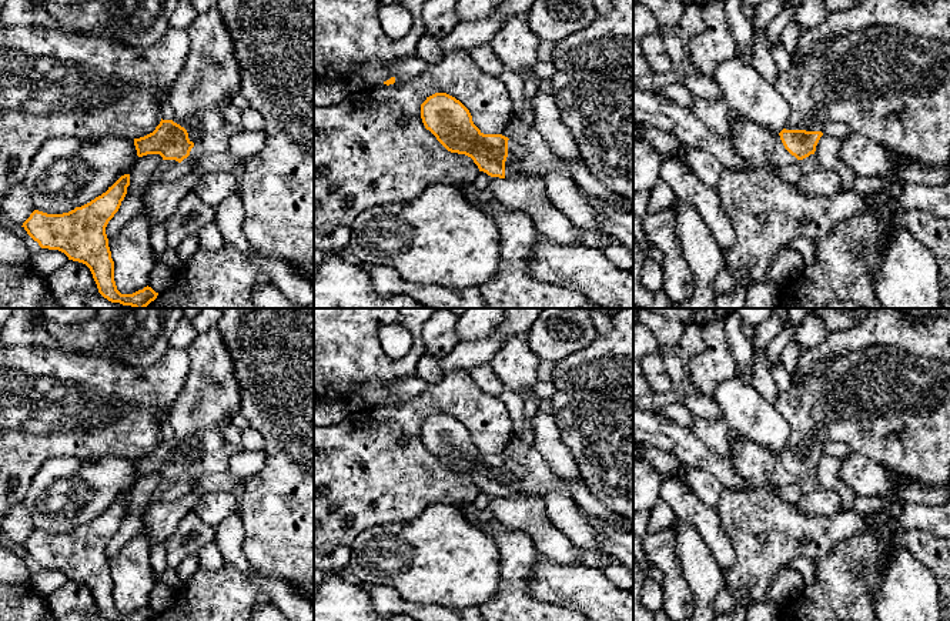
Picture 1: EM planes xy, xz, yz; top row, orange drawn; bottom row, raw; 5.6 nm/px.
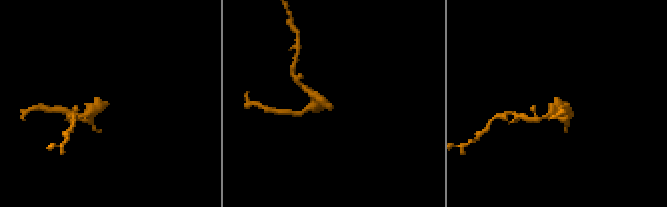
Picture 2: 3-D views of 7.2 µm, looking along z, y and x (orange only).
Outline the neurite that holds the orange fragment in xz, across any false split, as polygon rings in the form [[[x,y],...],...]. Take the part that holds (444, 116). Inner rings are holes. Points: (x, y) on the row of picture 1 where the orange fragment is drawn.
[[[435,93],[421,104],[421,118],[427,130],[451,153],[465,154],[474,160],[479,171],[491,177],[511,178],[518,174],[538,176],[538,160],[523,144],[502,134],[484,134],[472,121],[469,110],[446,93]]]

